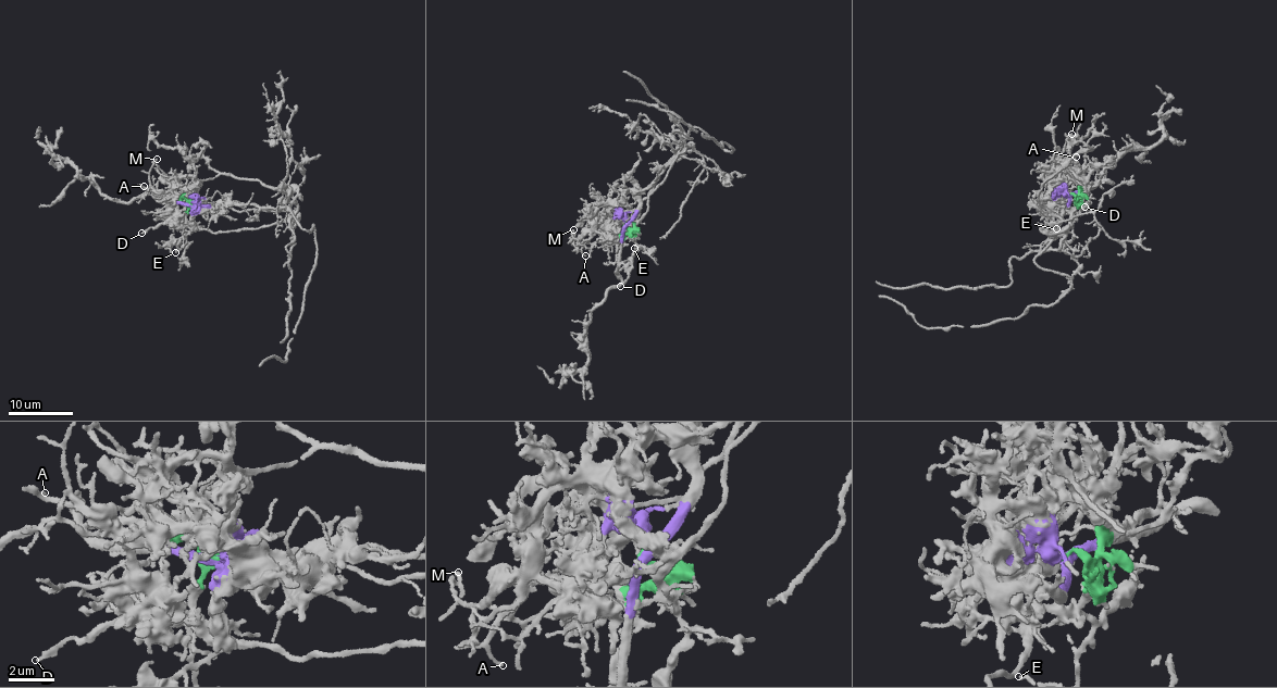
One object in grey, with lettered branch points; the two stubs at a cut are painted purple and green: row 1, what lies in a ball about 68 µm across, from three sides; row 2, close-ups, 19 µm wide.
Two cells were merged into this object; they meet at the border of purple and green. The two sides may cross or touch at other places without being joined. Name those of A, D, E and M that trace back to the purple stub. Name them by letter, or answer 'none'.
A, M

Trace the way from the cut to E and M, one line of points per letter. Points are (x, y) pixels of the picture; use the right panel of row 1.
E: (1069, 195), (1075, 197), (1076, 204), (1073, 232), (1056, 228)
M: (1069, 195), (1063, 194), (1063, 166), (1055, 164), (1071, 134)

